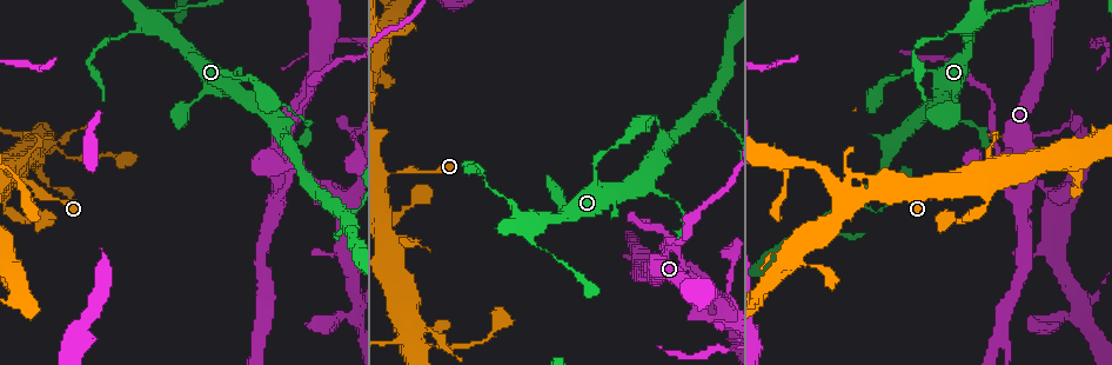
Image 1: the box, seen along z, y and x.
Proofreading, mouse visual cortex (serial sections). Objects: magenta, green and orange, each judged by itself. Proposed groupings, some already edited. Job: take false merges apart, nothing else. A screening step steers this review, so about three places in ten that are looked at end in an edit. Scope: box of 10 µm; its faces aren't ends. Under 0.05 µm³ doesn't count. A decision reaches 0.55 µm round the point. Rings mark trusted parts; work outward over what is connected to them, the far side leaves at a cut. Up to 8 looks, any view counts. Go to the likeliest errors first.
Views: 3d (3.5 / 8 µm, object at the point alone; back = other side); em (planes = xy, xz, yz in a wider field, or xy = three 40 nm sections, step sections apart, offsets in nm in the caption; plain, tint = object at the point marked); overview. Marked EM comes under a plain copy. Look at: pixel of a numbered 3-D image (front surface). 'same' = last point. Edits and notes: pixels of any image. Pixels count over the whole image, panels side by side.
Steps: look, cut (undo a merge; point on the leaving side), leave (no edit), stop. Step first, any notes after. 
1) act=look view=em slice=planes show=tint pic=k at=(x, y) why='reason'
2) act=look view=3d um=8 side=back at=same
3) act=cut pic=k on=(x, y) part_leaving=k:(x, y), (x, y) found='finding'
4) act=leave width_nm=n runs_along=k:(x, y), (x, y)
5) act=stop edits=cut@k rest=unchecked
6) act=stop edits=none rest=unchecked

act=look view=3d um=8 pic=1 at=(676, 250) why='sharp bend'

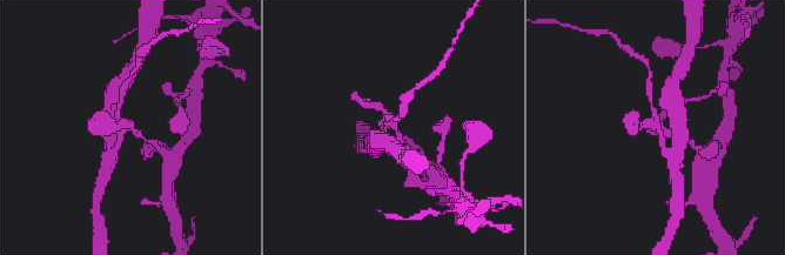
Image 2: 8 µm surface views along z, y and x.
act=look view=3d um=3.5 at=same why='closer look'

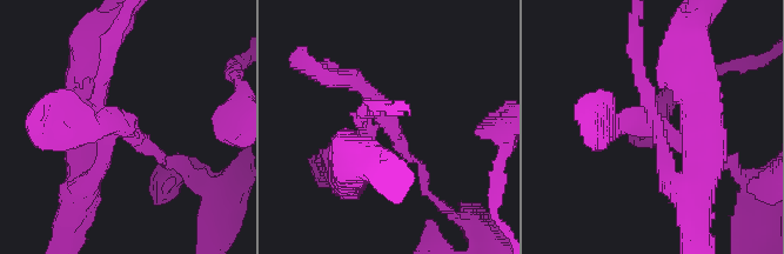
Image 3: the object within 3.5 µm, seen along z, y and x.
act=look view=em slice=xy step=5 show=tint pic=3 at=(121, 128) arms=4 arm_widths_nm=150,200,250,250

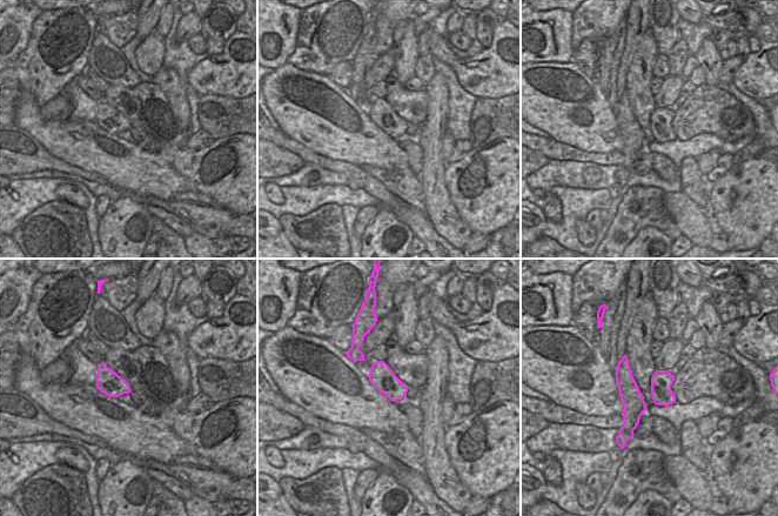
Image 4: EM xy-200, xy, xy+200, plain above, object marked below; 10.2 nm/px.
act=cut pic=3 on=(352, 74) part_leaving=3:(382, 122), (419, 162), (426, 192), (440, 205) found='a second cell is stuck on'

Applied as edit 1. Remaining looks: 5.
act=look view=overview why='redraw'

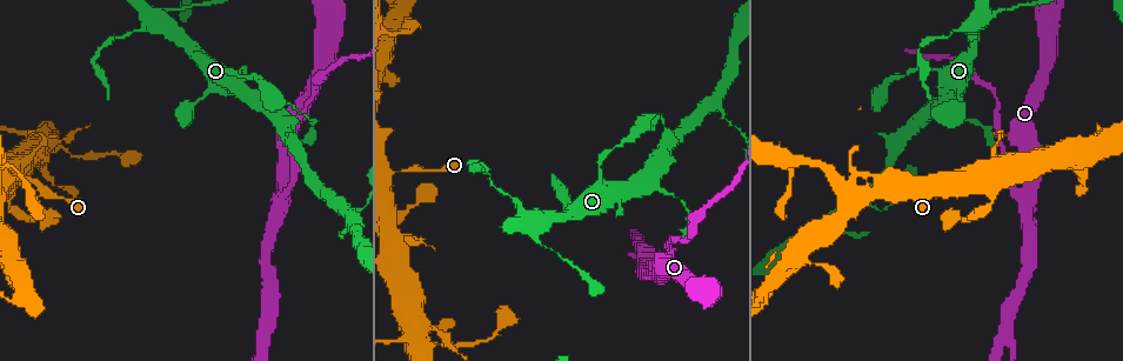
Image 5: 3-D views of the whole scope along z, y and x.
act=look view=3d um=8 pic=5 at=(537, 218) why='four or more arms meet'

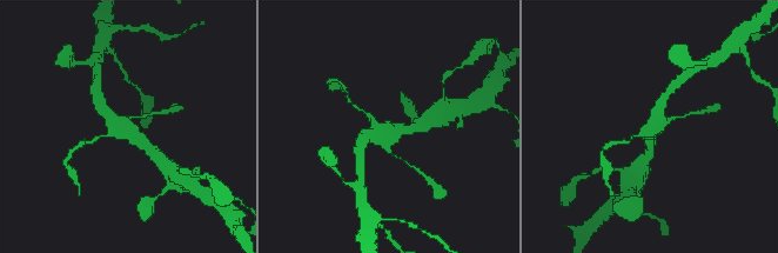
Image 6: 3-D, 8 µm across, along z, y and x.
act=look view=em slice=xy step=1 show=tint at=same arms=4 arm_widths_nm=150,200,300,400 why='shape alone is not enough'

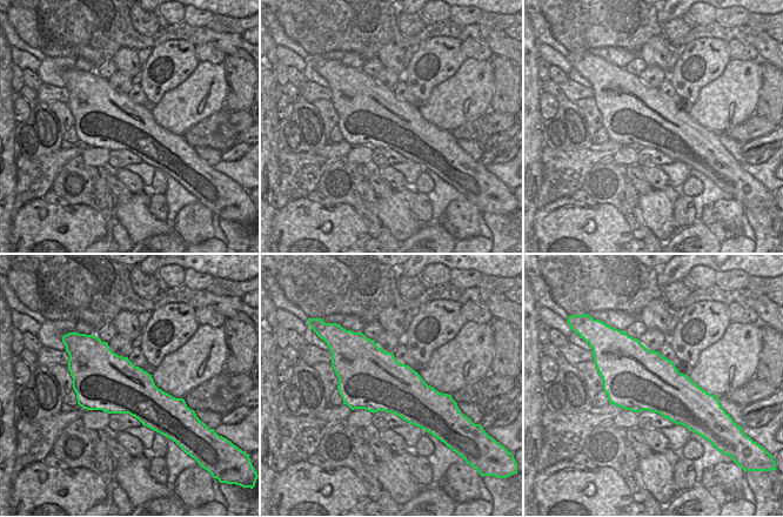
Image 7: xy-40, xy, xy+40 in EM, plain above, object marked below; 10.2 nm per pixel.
act=leave runs_along=6:(415, 127), (383, 130), (361, 111) found='one cell here'

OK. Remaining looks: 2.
act=stop edits=cut@3 rest=unchecked

